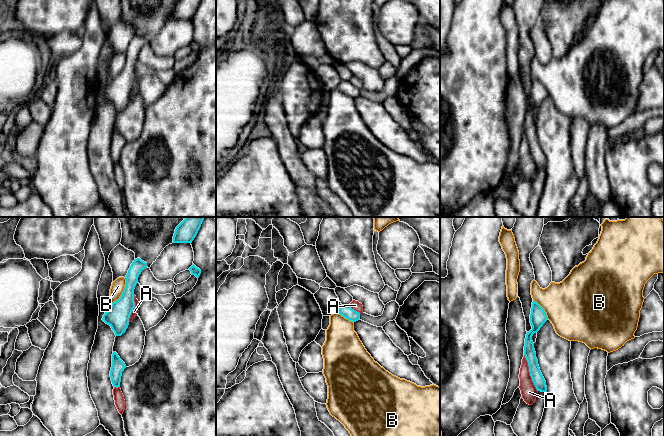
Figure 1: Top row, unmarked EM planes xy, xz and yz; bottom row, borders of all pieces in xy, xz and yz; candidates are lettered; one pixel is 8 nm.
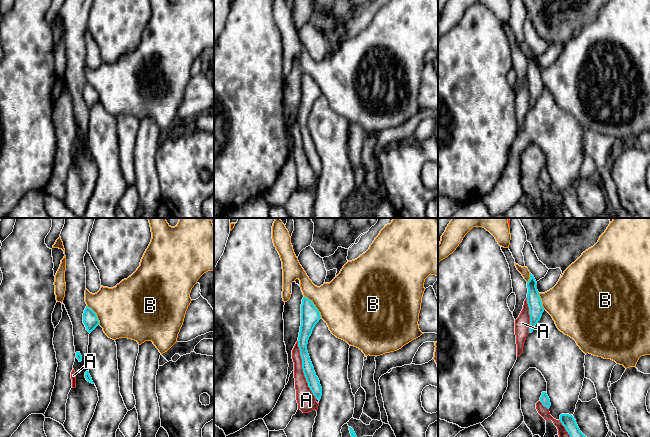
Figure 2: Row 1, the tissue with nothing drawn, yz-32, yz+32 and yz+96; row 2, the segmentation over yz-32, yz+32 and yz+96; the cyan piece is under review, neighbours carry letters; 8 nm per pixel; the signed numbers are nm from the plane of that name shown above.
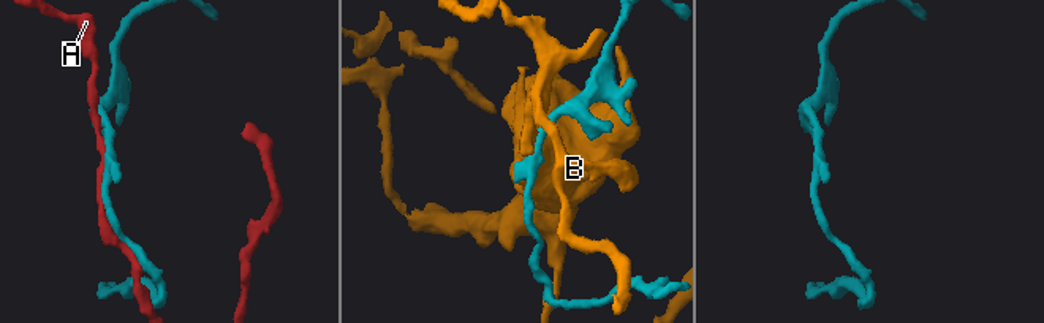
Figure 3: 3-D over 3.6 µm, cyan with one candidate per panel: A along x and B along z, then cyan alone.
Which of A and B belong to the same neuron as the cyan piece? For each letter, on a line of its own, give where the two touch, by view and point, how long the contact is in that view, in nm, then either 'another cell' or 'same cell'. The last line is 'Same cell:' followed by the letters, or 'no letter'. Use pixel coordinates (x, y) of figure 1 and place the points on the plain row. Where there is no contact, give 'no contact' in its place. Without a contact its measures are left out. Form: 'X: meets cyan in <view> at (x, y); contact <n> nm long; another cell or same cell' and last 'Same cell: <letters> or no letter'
A: meets cyan in yz at (530, 149); contact 320 nm long; another cell
B: meets cyan in xy at (123, 67); contact 240 nm long; another cell
Same cell: no letter

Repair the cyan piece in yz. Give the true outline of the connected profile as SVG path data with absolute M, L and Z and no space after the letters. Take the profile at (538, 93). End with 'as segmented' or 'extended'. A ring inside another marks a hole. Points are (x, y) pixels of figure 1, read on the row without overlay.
M533 76L531 90L530 90L530 99L532 105L526 110L524 131L528 138L529 148L532 157L537 167L541 167L541 168L547 168L547 162L546 162L546 157L538 141L538 136L536 134L536 128L534 125L532 112L534 109L537 109L540 106L540 104L547 96L548 94L544 85L537 78Z | as segmented

